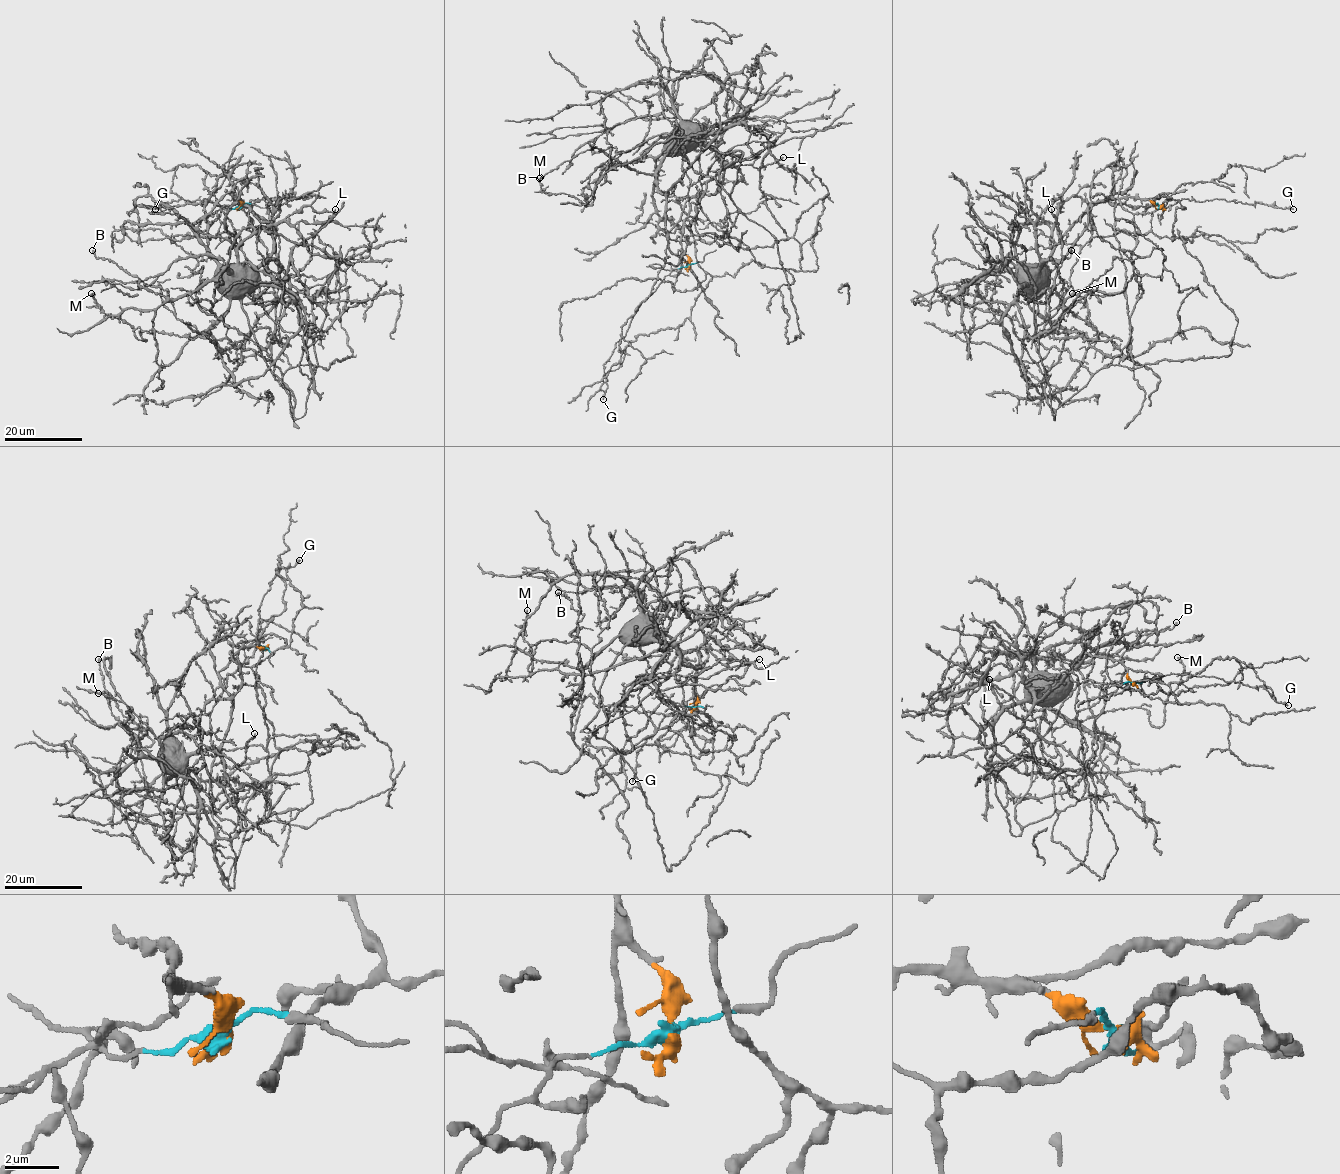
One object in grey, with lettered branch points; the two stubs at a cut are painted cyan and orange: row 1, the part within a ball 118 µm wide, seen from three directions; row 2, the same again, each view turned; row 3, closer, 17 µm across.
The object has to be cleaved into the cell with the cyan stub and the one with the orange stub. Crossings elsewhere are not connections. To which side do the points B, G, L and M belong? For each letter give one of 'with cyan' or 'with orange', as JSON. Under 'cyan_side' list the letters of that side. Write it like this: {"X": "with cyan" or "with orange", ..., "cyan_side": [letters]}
{"B": "with orange", "G": "with cyan", "L": "with orange", "M": "with orange", "cyan_side": ["G"]}

